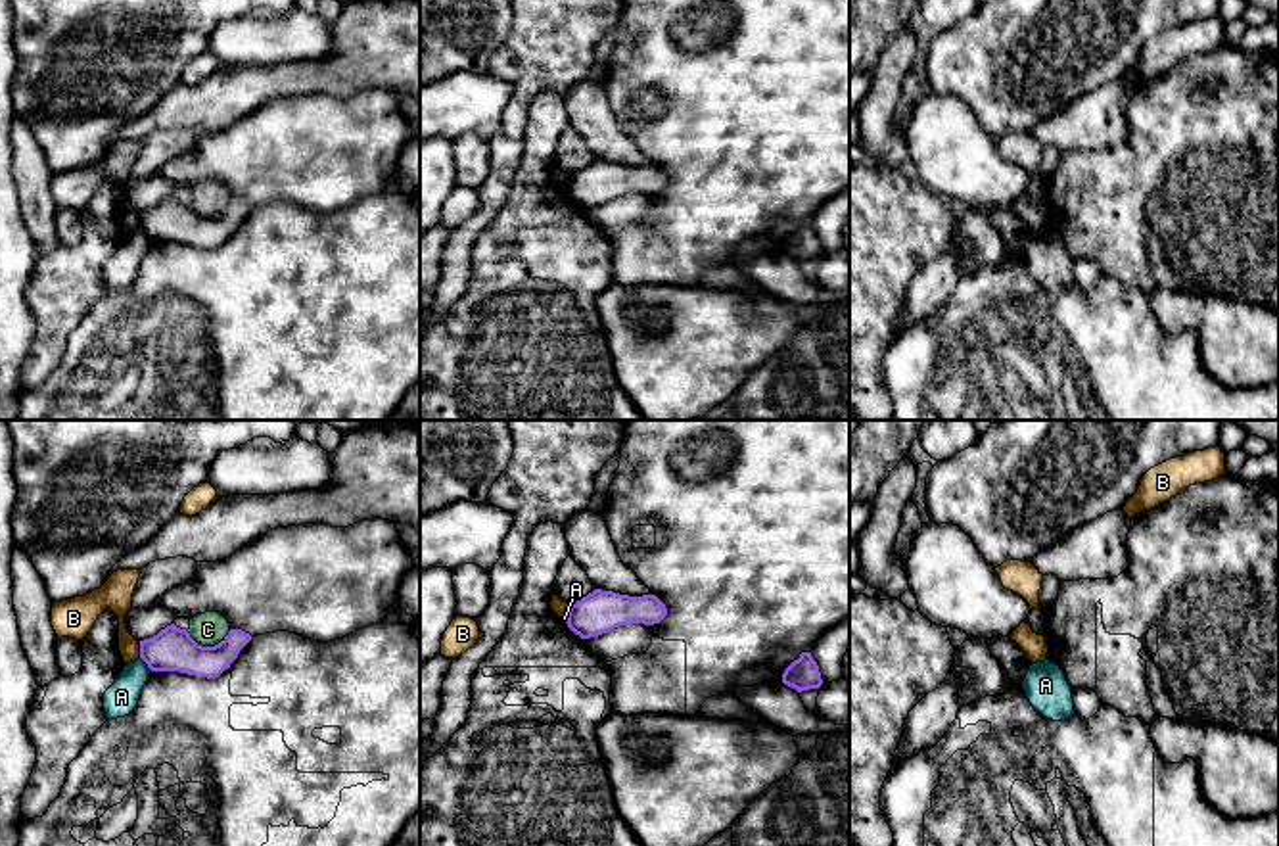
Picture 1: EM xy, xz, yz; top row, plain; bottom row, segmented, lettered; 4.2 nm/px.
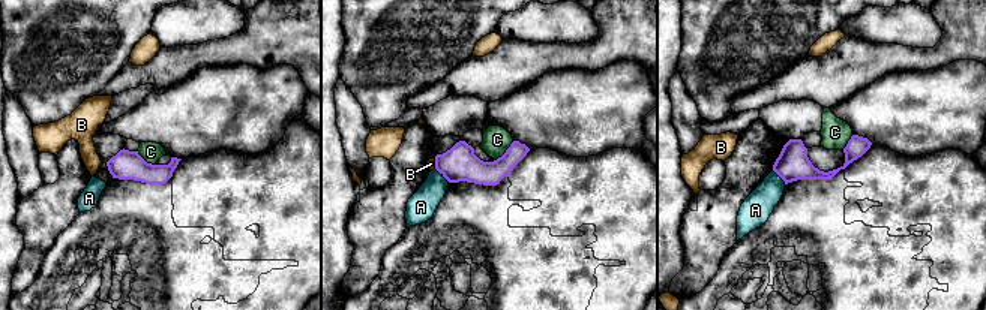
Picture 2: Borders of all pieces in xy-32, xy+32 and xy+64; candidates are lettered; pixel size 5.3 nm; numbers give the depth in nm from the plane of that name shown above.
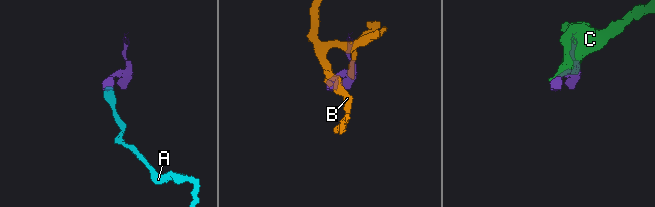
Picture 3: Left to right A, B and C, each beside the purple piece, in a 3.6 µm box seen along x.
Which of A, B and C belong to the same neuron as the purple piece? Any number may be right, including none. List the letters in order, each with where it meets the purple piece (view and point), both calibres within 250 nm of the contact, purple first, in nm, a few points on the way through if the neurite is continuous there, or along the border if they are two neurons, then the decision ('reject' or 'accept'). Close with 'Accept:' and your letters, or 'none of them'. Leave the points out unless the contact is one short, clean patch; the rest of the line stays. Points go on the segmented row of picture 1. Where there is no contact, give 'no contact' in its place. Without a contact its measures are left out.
A: meets purple in xy at (146, 662); 180 nm thick on the purple side, 140 nm on the other; border along xy (140, 657), (152, 670); reject
B: meets purple in xy at (140, 651); 180 nm thick on the purple side, 120 nm on the other; border along xy (139, 643), (140, 657); reject
C: meets purple in xy at (208, 647); 180 nm thick on the purple side, 140 nm on the other; reject
Accept: none of them

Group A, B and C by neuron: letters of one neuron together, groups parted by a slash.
A / B / C

